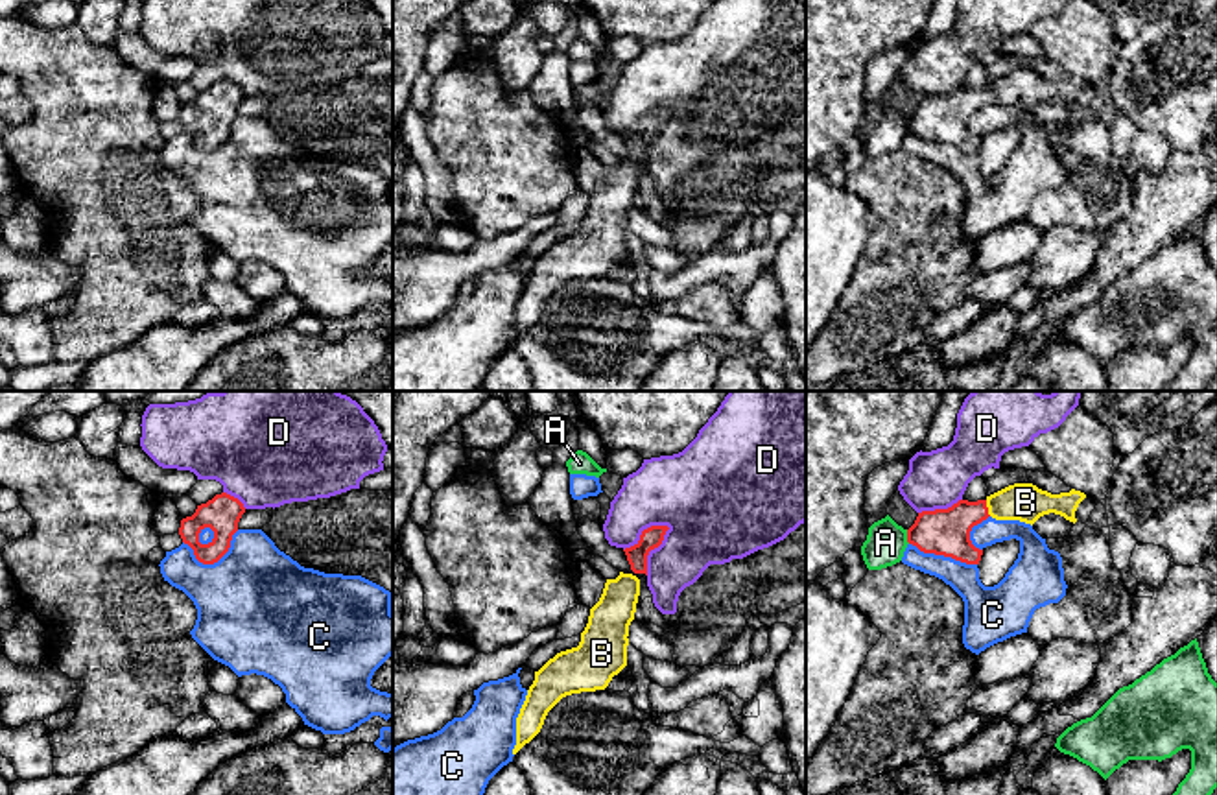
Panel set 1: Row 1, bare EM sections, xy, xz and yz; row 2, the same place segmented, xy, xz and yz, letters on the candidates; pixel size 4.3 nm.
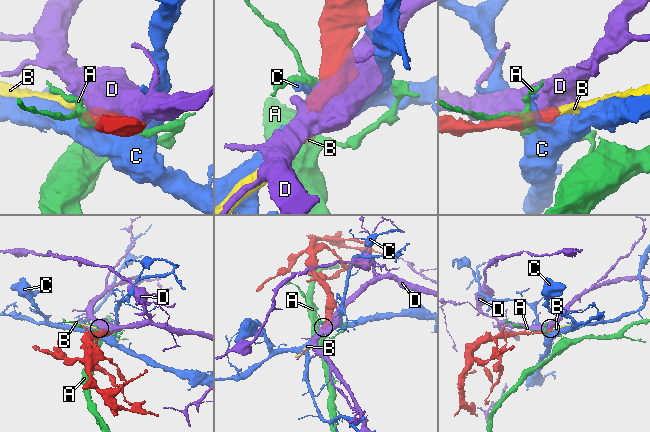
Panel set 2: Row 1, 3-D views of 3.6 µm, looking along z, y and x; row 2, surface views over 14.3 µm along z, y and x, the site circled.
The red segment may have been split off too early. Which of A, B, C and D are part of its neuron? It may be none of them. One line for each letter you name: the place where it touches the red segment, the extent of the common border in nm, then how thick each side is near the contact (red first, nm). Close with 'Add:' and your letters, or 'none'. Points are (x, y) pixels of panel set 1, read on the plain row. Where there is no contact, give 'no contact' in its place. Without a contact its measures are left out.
B: meets red in yz at (987, 94); contact 80 nm long; 200 nm thick on the red side, 170 nm on the other
Add: B

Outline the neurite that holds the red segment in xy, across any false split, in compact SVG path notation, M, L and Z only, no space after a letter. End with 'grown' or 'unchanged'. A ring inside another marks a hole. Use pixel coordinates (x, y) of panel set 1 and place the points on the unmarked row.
M227 79L216 81L181 107L179 122L199 149L214 151L229 138L243 100L245 94L238 85Z; unchanged

